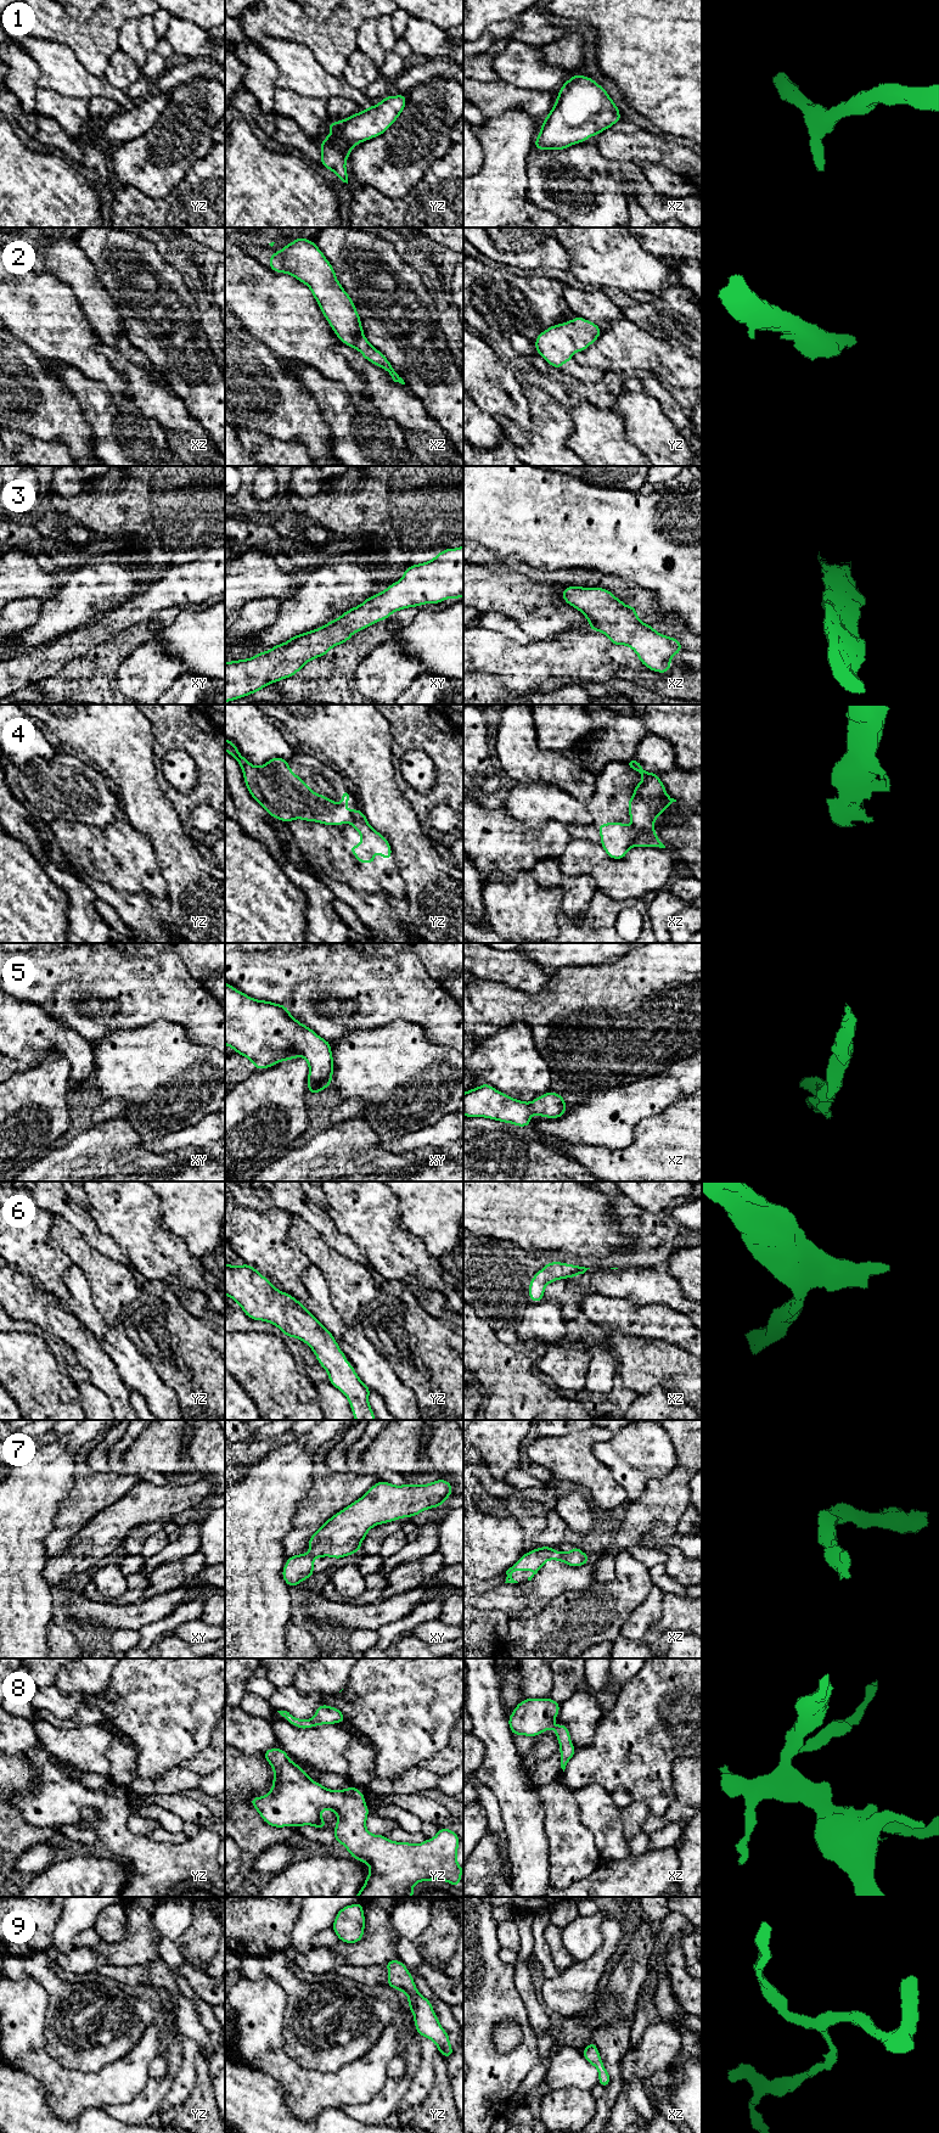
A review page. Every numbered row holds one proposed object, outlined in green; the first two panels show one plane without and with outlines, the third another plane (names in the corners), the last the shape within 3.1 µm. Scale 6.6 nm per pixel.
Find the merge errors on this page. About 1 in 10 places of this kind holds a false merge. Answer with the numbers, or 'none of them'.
4

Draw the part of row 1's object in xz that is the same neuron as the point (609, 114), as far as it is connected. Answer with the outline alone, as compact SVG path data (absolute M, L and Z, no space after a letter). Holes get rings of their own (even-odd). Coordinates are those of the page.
M575 74L558 90L534 147L566 150L598 135L619 120L619 108L607 91L594 79Z

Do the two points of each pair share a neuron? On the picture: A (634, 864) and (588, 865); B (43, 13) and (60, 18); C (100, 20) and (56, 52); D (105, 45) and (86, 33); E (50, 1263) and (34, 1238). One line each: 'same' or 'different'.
A: same
B: same
C: different
D: same
E: same

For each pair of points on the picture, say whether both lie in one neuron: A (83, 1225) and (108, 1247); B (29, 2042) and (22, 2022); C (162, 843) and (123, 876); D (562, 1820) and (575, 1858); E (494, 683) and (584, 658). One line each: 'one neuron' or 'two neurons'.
A: one neuron
B: one neuron
C: two neurons
D: one neuron
E: two neurons

